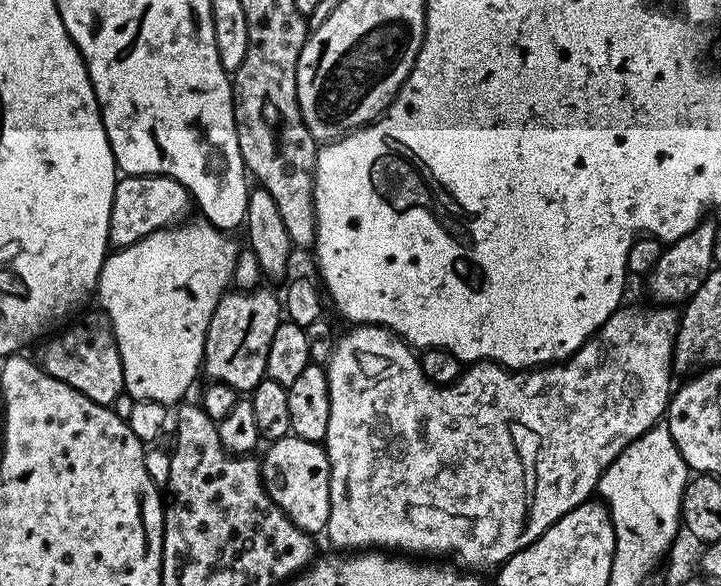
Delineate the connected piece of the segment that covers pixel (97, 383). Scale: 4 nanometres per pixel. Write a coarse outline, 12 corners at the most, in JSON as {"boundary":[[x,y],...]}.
{"boundary":[[88,313],[47,339],[52,377],[110,406],[124,371],[112,324]]}

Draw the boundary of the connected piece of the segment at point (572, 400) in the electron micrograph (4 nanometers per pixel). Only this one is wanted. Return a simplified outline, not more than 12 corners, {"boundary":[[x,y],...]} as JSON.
{"boundary":[[672,306],[435,384],[326,363],[333,549],[491,568],[661,423]]}

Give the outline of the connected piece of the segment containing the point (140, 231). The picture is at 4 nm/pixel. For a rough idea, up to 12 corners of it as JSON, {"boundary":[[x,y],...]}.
{"boundary":[[169,176],[116,182],[108,242],[175,225],[190,197]]}

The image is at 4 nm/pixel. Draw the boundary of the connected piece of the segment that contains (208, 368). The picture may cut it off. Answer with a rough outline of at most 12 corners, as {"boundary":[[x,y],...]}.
{"boundary":[[225,292],[203,375],[248,394],[266,379],[282,300]]}

